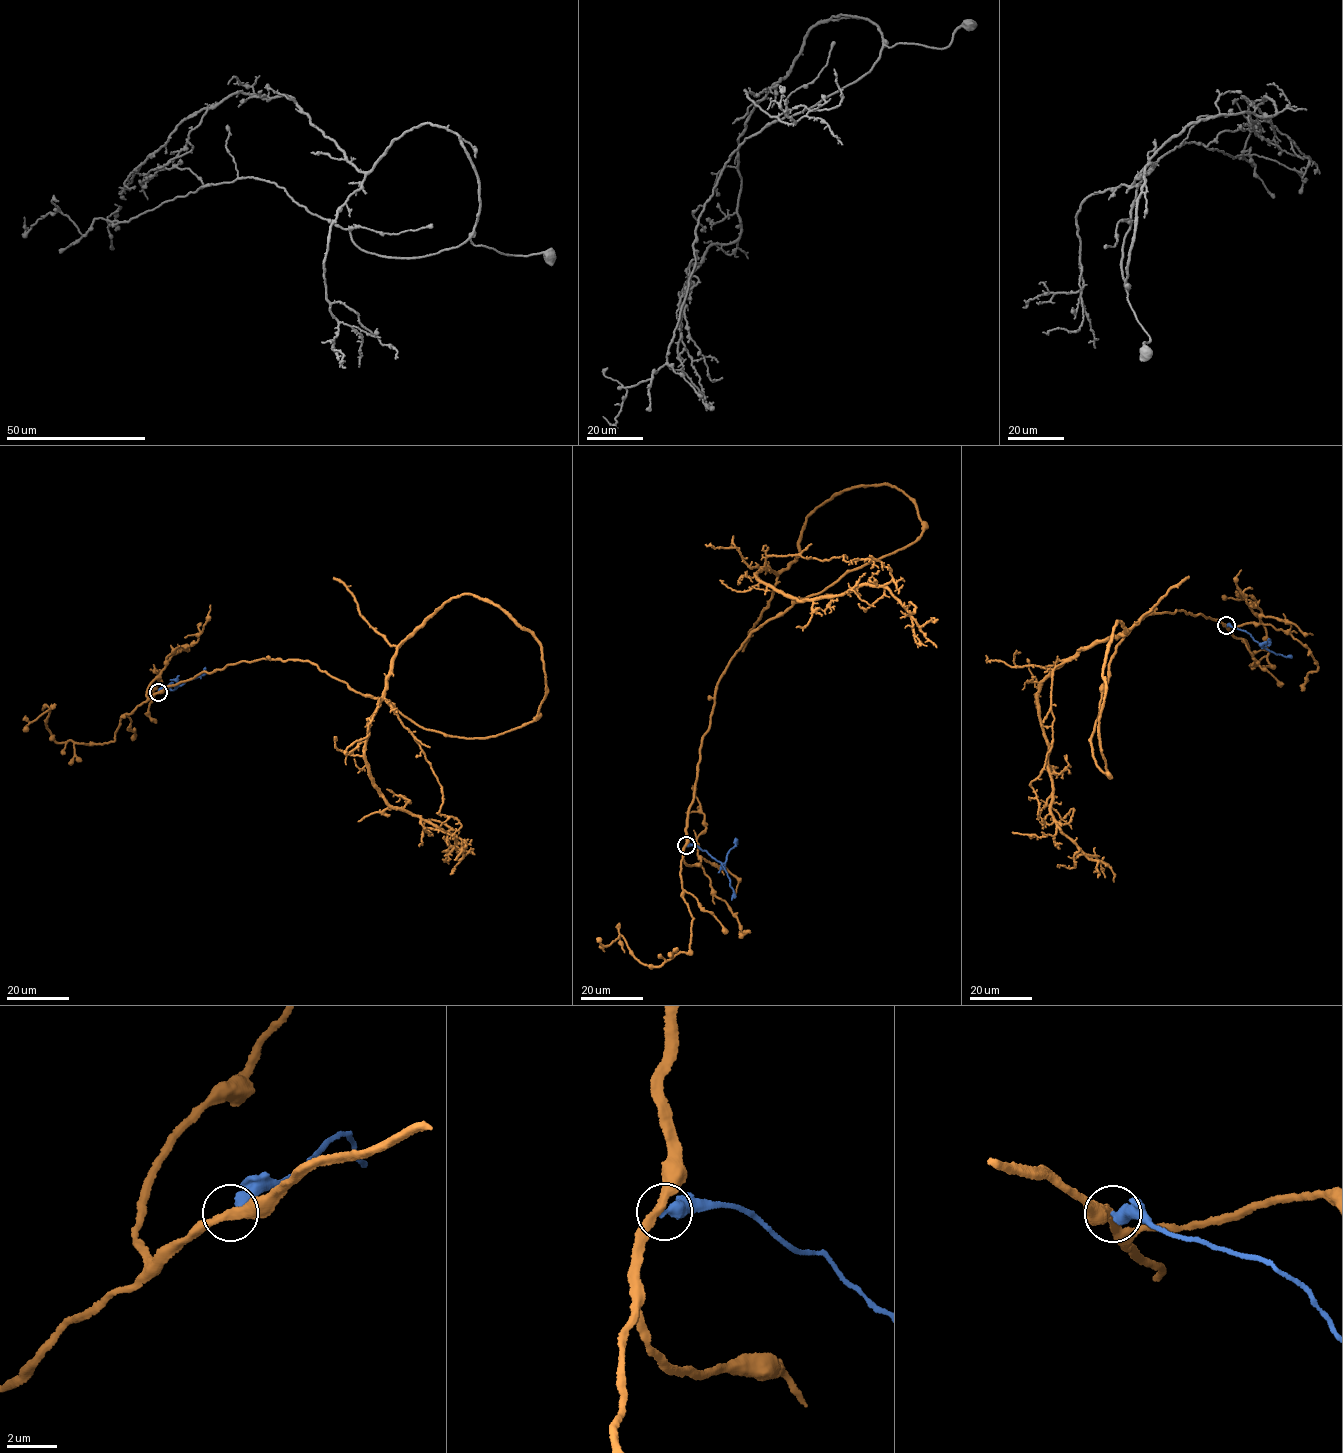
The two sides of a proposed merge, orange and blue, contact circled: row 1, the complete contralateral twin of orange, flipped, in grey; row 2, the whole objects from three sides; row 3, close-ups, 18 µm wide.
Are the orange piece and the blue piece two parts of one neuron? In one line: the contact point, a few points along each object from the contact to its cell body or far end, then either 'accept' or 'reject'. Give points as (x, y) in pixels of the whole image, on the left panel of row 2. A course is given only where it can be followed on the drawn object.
place (158, 692); course orange (157, 692), (289, 659), (502, 734), (545, 672), (496, 604), (400, 642), (364, 751), (456, 860); course blue (158, 692), (172, 683), (177, 686), (173, 690), (164, 689); reject

